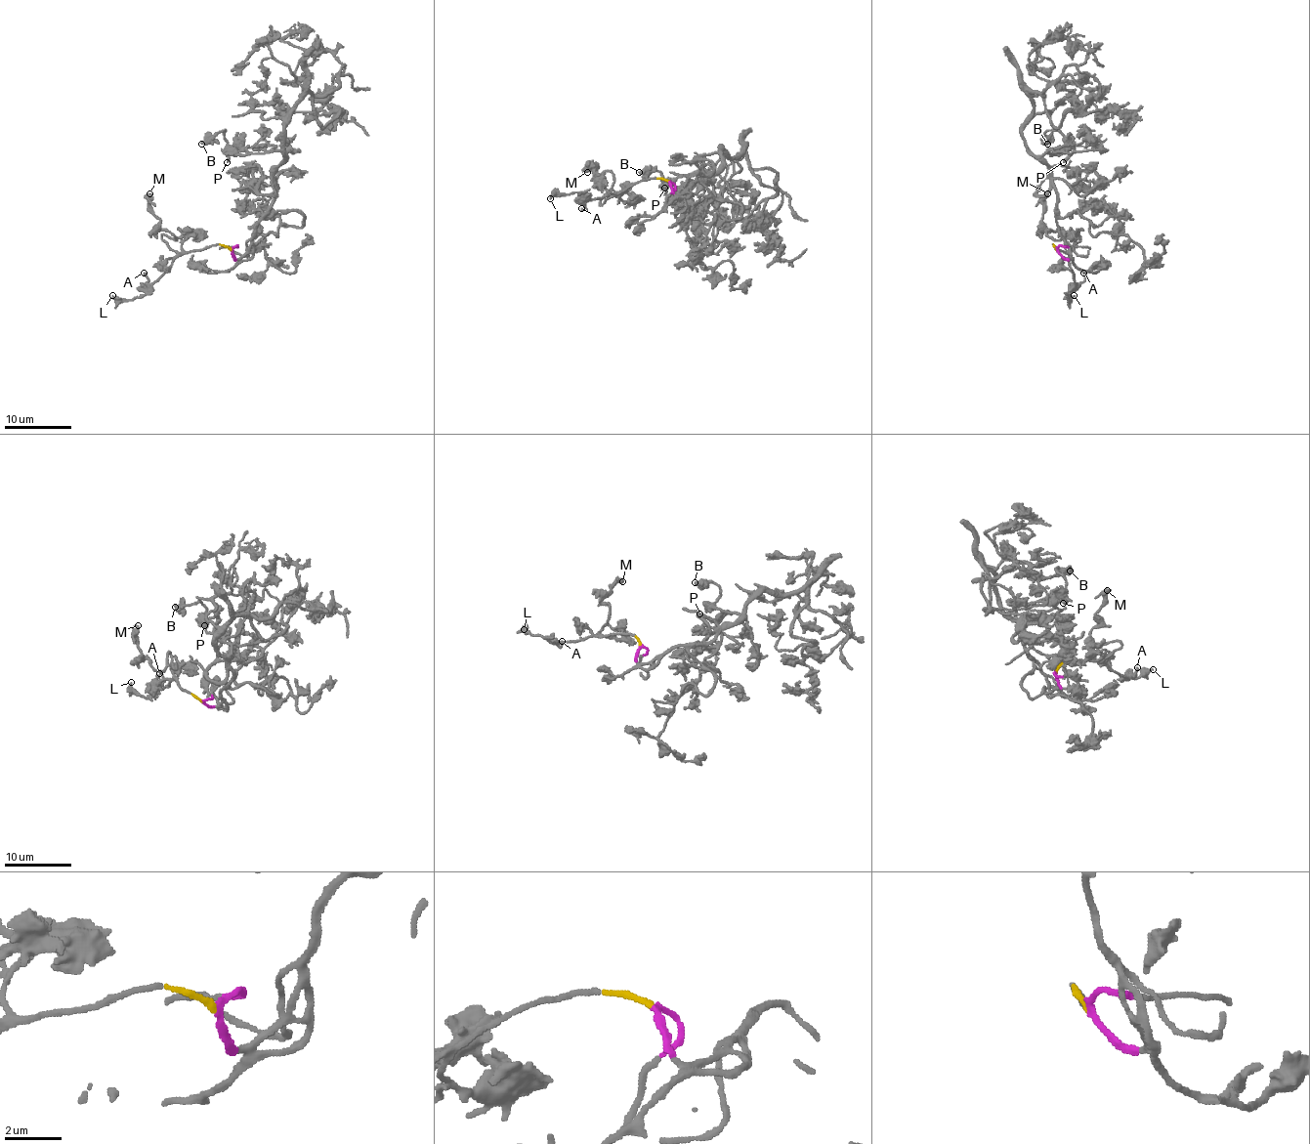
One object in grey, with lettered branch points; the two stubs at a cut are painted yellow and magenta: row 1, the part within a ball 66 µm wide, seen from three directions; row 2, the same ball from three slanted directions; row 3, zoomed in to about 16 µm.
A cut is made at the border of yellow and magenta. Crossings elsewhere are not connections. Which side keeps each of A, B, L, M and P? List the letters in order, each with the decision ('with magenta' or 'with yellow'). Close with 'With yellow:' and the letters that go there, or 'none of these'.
A: with yellow
B: with magenta
L: with yellow
M: with yellow
P: with magenta
With yellow: A, L, M

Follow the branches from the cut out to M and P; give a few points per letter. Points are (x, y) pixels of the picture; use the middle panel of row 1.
M: (669, 183), (642, 179), (618, 195), (623, 201), (627, 190), (612, 188), (609, 171), (586, 172)
P: (669, 183), (683, 194), (697, 181), (713, 181), (723, 167), (679, 176), (664, 188)

